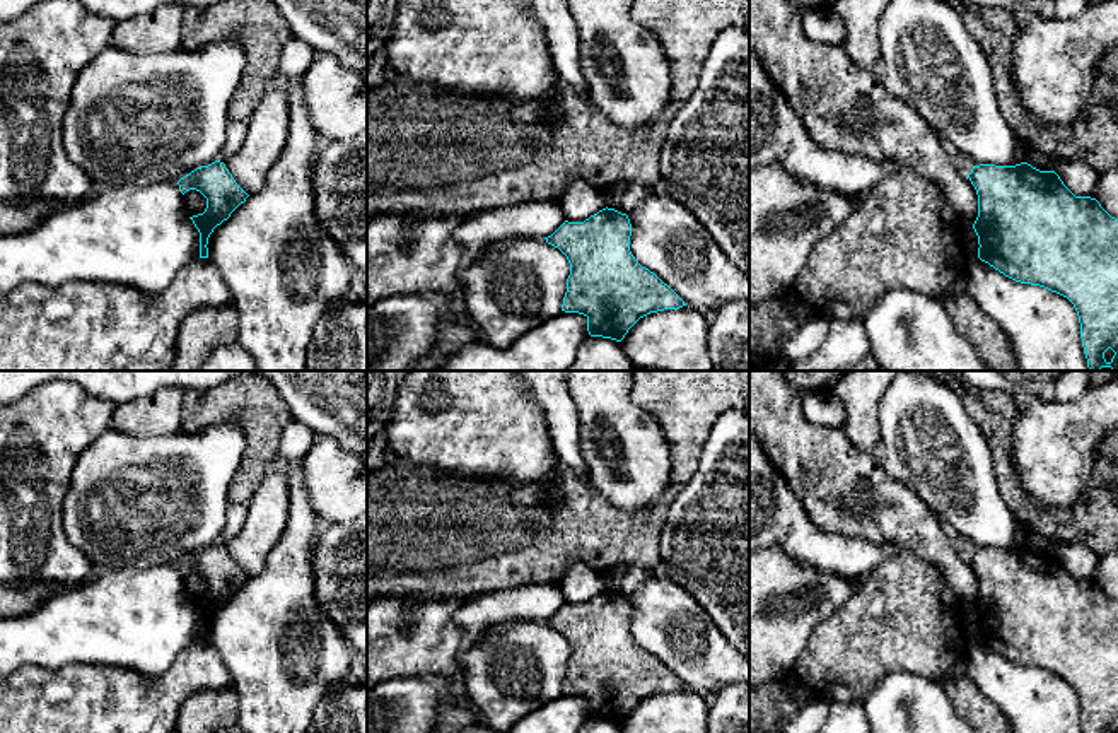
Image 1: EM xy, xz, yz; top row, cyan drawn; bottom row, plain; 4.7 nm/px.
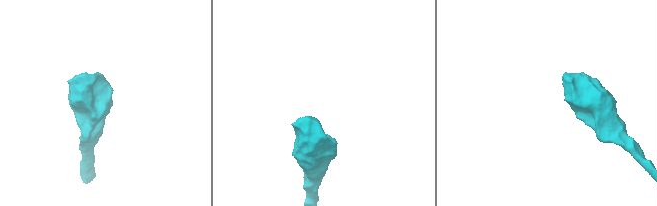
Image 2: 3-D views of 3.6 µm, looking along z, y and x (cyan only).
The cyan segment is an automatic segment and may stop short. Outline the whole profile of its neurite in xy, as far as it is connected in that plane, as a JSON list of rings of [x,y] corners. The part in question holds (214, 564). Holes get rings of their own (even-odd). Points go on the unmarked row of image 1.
[[[224,545],[196,550],[178,564],[181,576],[200,574],[207,581],[203,596],[189,600],[200,615],[200,641],[208,641],[208,620],[217,608],[249,579],[232,560]]]

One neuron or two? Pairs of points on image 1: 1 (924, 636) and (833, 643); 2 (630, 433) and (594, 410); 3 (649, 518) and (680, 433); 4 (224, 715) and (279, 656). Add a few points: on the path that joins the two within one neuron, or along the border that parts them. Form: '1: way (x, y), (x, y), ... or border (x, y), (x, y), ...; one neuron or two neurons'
1: way (902, 636), (869, 636), (862, 643), (855, 643); one neuron
2: way (622, 431), (603, 412); one neuron
3: way (668, 498), (680, 477), (680, 453); one neuron
4: border (232, 686), (238, 696), (239, 715); two neurons

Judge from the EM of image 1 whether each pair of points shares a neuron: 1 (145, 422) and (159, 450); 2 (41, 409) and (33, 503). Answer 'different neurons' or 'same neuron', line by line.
1: different neurons
2: same neuron

